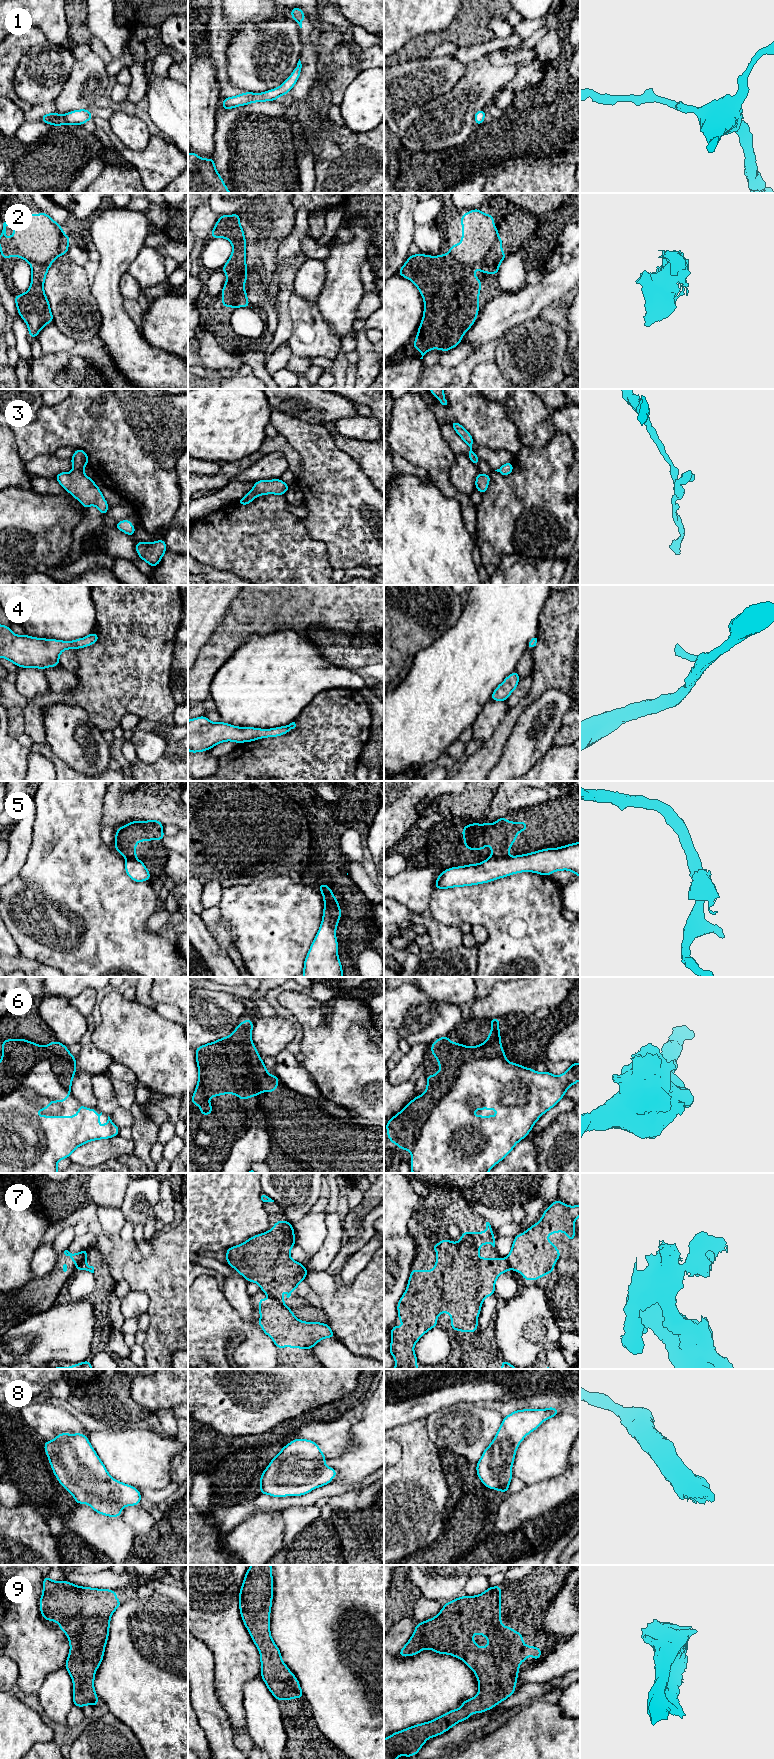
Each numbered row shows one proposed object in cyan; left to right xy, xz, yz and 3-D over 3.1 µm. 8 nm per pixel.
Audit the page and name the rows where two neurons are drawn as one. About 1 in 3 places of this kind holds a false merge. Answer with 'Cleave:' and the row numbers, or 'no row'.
Cleave: 5, 6, 7

